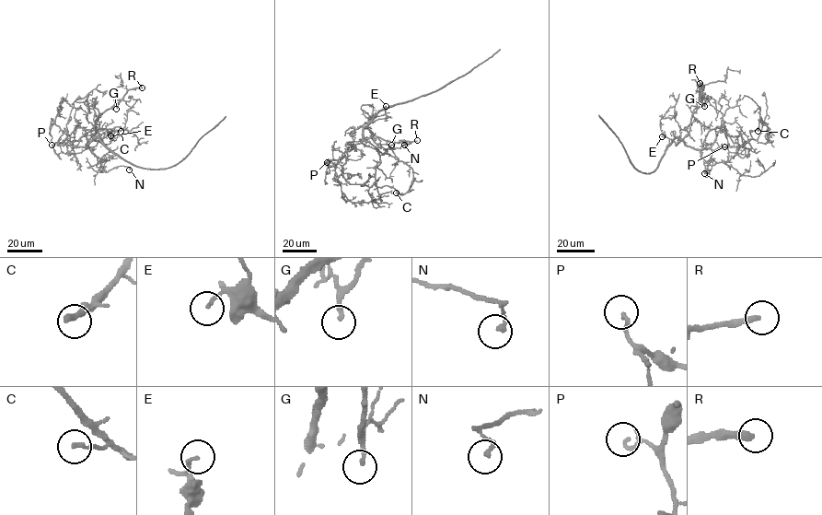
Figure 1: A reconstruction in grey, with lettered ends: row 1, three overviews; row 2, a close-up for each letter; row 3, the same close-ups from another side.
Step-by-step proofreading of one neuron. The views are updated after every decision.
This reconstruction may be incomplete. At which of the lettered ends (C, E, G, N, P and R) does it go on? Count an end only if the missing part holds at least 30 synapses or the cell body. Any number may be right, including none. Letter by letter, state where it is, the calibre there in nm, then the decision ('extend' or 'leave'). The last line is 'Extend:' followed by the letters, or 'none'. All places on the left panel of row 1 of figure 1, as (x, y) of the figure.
C: at (121, 131); 150 nm thick; leave
E: at (110, 135); 170 nm thick; leave
G: at (116, 109); 180 nm thick; extend
N: at (129, 169); 180 nm thick; leave
P: at (52, 145); 110 nm thick; leave
R: at (142, 87); 280 nm thick; extend
Extend: G, R

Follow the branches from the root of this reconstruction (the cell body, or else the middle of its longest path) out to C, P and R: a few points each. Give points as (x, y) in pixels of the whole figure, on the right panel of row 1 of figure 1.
C: (684, 143), (700, 149), (736, 146), (737, 154), (744, 158), (751, 147), (750, 130), (758, 131)
P: (684, 143), (695, 148), (708, 148), (722, 131), (728, 144), (724, 146)
R: (684, 143), (691, 115), (700, 102), (700, 83)

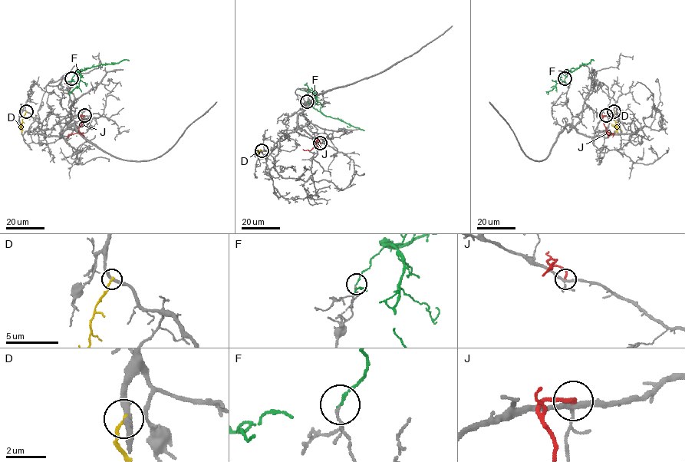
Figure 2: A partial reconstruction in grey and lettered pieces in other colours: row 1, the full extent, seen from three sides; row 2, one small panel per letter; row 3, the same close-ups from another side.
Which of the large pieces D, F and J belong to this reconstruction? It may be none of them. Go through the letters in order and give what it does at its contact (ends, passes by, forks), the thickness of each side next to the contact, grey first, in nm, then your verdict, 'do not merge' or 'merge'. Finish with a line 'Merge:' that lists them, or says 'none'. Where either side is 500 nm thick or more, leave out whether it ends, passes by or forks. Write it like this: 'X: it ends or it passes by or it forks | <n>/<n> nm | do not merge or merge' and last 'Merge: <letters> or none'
D: it ends | 320/160 nm | do not merge
F: it ends | 110/100 nm | do not merge
J: it ends | 220/240 nm | do not merge
Merge: none

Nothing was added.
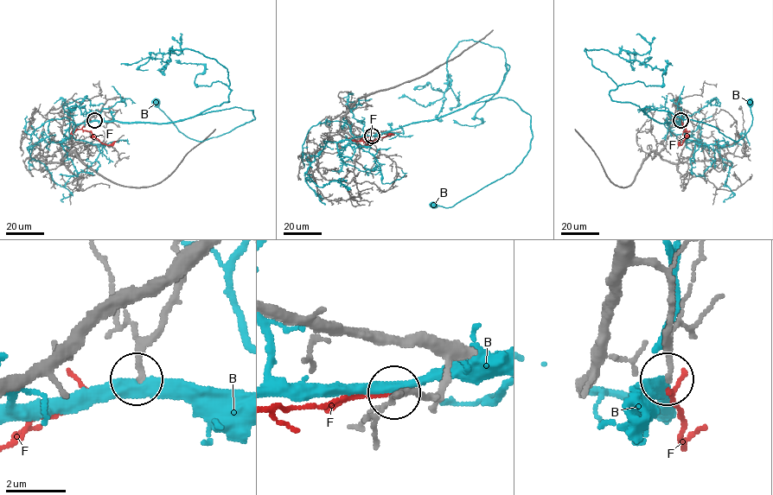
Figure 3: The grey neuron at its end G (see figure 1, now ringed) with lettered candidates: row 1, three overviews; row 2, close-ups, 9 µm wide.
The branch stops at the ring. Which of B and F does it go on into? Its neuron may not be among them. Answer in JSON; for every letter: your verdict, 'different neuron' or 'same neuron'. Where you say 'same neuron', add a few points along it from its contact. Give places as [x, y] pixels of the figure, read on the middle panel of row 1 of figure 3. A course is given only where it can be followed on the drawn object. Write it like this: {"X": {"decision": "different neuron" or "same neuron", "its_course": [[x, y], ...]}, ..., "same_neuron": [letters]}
{"B": {"decision": "different neuron"}, "F": {"decision": "different neuron"}, "same_neuron": []}

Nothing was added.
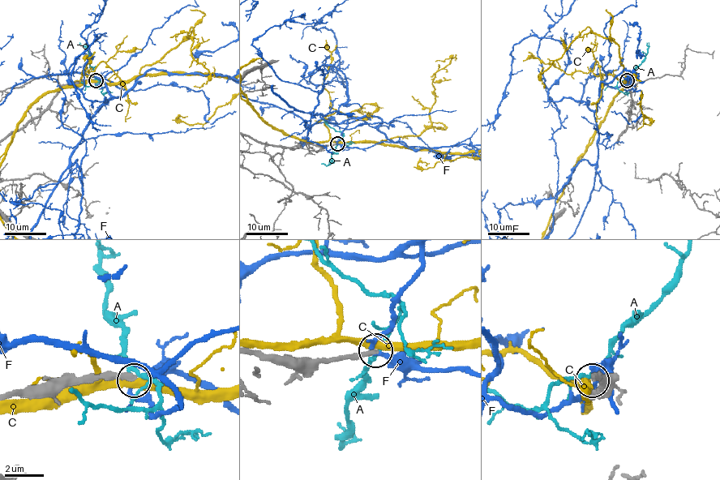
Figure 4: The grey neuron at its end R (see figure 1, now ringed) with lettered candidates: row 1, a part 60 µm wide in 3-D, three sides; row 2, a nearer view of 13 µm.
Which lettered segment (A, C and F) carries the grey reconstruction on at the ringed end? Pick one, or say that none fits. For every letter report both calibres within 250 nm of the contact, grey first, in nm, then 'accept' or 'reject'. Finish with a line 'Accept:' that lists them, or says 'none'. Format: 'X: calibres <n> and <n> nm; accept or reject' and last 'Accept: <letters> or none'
A: calibres 320 and 200 nm; reject
C: calibres 320 and 400 nm; reject
F: calibres 300 and 240 nm; reject
Accept: none

